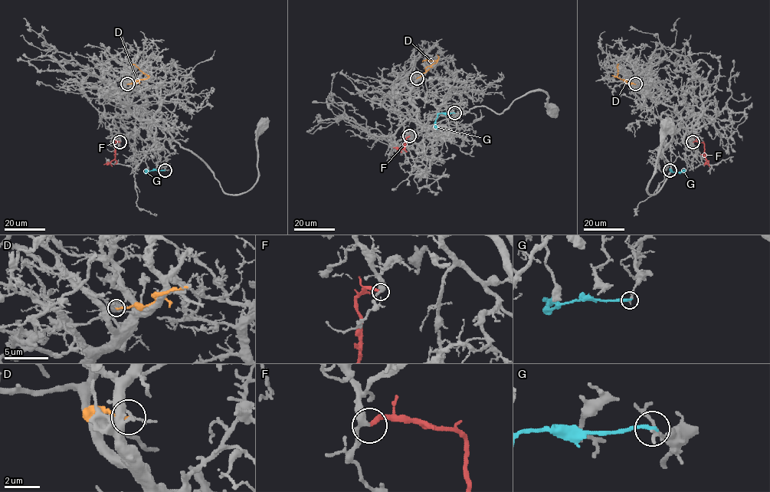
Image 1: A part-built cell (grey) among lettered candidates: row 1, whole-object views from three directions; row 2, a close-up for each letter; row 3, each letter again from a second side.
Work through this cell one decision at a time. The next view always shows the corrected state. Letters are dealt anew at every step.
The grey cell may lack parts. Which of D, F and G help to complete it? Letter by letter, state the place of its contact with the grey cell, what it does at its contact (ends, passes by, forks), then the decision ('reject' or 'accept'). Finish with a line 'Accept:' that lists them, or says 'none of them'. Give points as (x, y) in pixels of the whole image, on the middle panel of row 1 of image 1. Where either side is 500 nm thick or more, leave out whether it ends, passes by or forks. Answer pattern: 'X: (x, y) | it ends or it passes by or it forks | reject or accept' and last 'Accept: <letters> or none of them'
D: (417, 78) | it ends | reject
F: (409, 136) | it ends | accept
G: (454, 113) | it ends | reject
Accept: F

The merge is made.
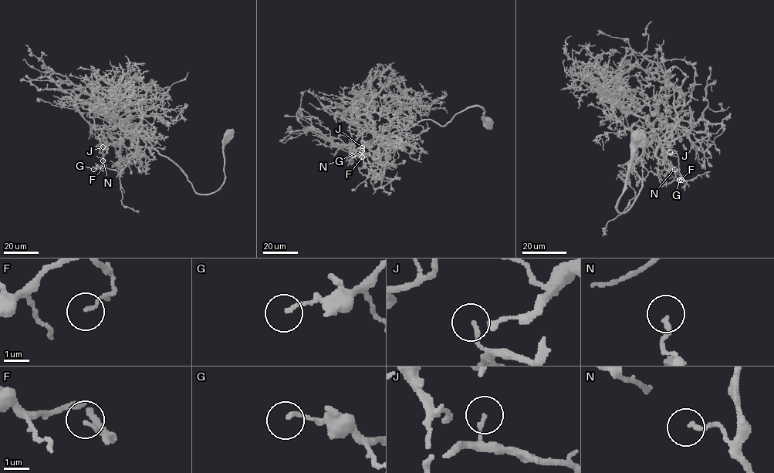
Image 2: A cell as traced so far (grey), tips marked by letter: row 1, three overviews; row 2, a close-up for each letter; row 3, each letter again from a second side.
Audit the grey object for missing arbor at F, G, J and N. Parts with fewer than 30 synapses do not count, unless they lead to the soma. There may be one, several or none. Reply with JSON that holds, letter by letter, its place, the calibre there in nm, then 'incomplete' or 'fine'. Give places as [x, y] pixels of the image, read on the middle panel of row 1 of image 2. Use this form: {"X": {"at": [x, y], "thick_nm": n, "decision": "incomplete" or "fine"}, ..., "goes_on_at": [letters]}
{"F": {"at": [362, 157], "thick_nm": 110, "decision": "fine"}, "G": {"at": [353, 155], "thick_nm": 130, "decision": "fine"}, "J": {"at": [362, 147], "thick_nm": 140, "decision": "fine"}, "N": {"at": [362, 150], "thick_nm": 150, "decision": "fine"}, "goes_on_at": []}

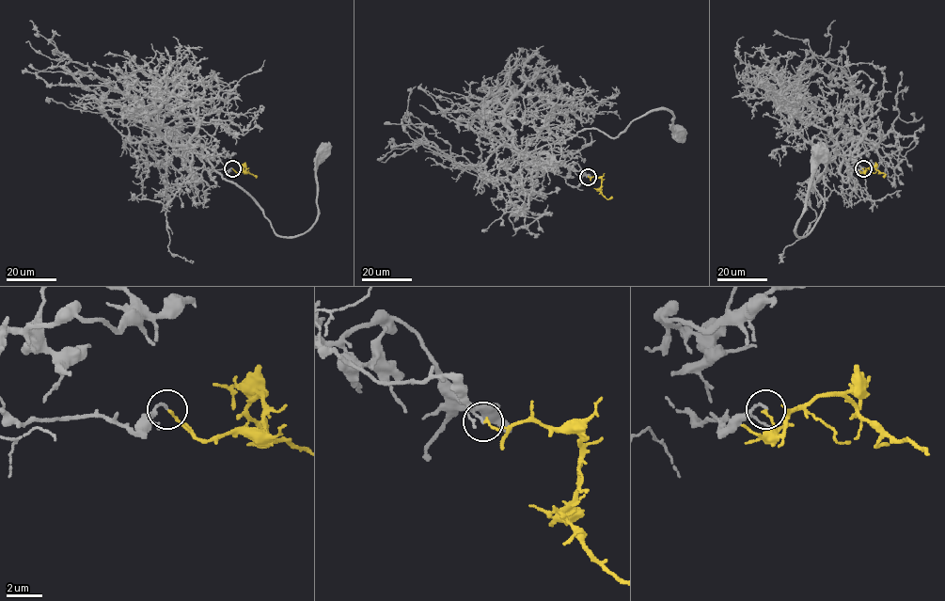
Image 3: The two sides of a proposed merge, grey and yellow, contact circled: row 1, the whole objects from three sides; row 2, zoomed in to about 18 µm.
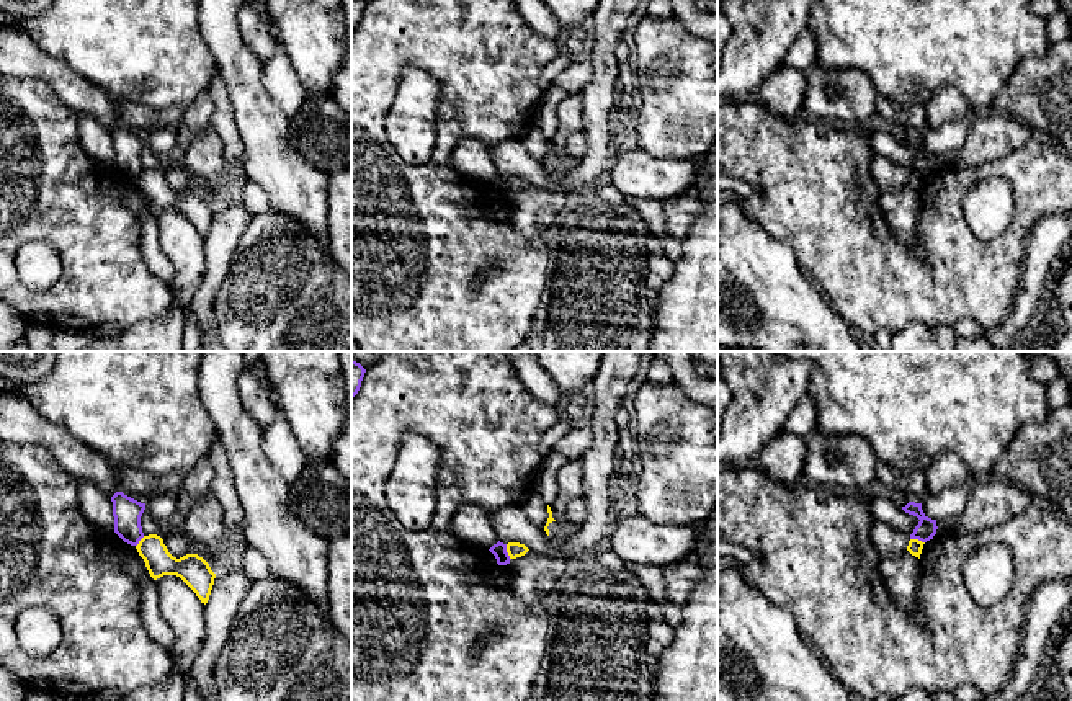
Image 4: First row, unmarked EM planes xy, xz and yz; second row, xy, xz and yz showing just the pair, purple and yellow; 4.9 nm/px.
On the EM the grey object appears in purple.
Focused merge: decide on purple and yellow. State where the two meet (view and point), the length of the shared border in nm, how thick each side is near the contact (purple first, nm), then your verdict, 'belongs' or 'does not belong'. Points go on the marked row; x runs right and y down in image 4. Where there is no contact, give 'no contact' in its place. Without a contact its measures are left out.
xz (507, 553) | 80 nm | 70/80 nm | does not belong

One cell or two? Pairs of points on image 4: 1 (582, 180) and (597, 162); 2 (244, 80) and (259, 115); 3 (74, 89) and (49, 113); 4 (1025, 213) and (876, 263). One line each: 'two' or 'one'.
1: one
2: one
3: two
4: one

